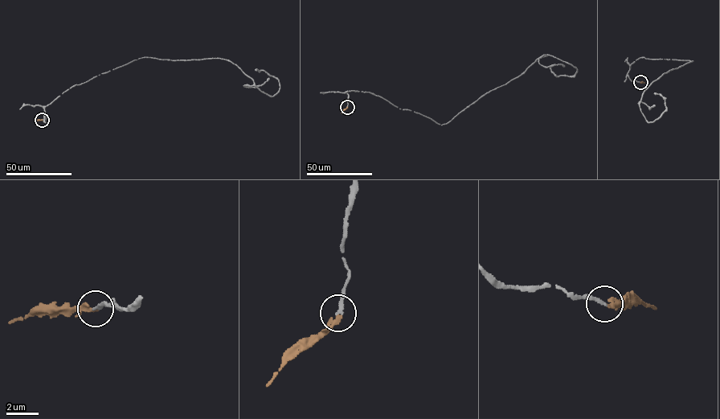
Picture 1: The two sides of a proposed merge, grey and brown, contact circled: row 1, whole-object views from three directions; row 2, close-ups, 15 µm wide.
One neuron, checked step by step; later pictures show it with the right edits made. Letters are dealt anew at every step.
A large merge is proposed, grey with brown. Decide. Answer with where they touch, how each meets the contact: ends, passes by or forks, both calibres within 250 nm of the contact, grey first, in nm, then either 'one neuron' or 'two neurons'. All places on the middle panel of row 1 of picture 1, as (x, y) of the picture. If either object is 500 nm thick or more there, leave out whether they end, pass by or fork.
place (347, 107); grey ends; brown ends; calibres 200 and 240 nm; one neuron

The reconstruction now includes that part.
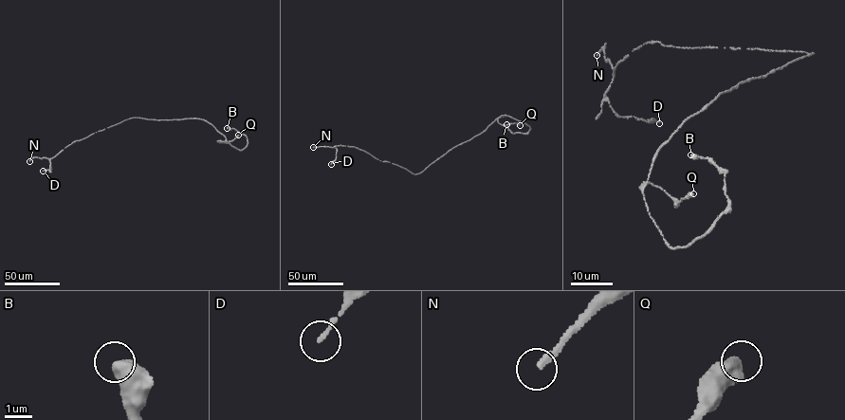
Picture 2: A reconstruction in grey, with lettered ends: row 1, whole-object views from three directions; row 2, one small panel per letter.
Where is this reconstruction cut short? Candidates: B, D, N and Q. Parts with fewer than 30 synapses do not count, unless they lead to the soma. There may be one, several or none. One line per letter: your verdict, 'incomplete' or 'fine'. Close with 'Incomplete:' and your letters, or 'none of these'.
B: fine
D: fine
N: incomplete
Q: fine
Incomplete: N

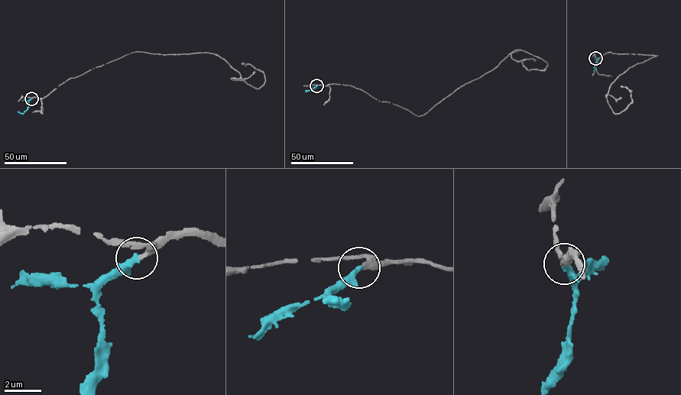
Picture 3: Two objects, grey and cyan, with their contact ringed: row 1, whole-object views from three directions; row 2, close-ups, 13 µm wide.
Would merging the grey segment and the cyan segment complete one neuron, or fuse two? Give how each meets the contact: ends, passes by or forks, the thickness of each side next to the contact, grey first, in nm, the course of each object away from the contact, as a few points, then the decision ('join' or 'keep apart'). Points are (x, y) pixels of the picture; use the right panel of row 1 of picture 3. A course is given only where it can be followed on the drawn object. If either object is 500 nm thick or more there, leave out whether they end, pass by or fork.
grey passes by; cyan ends; calibres 240 and 320 nm; course grey (595, 58), (608, 52), (657, 56), (611, 85), (606, 97), (616, 114), (632, 101), (631, 91), (621, 86); course cyan (595, 58), (594, 67); join

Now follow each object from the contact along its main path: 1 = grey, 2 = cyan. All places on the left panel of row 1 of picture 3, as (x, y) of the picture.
1: (31, 98), (44, 98), (67, 79), (136, 52), (216, 54), (247, 83), (261, 87), (264, 73), (241, 63)
2: (31, 98), (23, 113), (17, 111)

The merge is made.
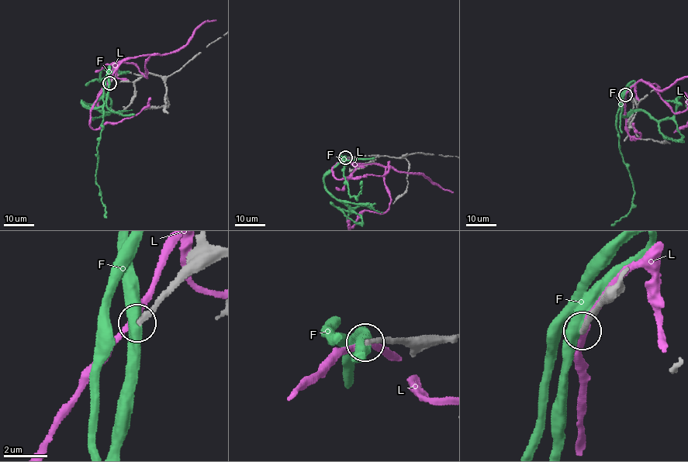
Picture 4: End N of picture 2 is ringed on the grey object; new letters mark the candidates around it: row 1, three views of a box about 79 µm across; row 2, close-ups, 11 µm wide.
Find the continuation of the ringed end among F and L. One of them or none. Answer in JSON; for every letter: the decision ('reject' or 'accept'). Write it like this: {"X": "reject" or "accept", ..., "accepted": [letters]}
{"F": "reject", "L": "reject", "accepted": []}

